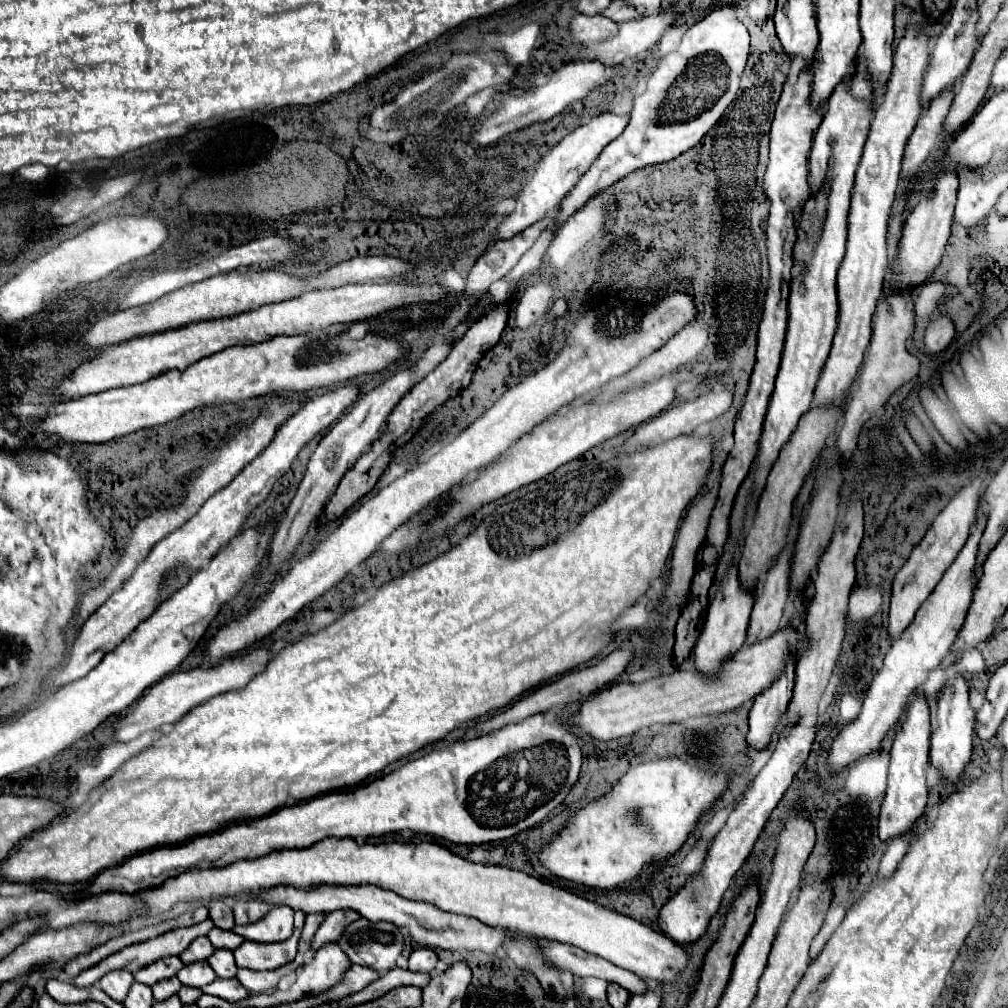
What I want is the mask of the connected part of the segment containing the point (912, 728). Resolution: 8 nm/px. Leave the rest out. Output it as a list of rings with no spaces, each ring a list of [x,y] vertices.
[[[919,691],[913,695],[913,701],[907,705],[907,719],[895,735],[889,759],[887,775],[887,793],[881,803],[879,813],[879,839],[889,841],[907,833],[913,823],[923,815],[927,805],[927,783],[925,773],[929,767],[929,707],[925,695]]]

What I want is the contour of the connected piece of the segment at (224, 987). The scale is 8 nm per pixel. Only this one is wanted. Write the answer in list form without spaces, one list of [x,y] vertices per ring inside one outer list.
[[[217,977],[213,983],[209,983],[209,987],[203,987],[203,993],[227,999],[231,1003],[249,997],[249,991],[235,977],[233,979],[221,979],[221,977]]]

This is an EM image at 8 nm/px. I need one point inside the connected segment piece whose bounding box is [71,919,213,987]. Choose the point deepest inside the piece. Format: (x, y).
(132, 959)

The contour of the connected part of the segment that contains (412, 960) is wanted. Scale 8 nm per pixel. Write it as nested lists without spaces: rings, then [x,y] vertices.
[[[419,947],[409,955],[409,971],[429,973],[435,969],[435,951],[427,947]]]

